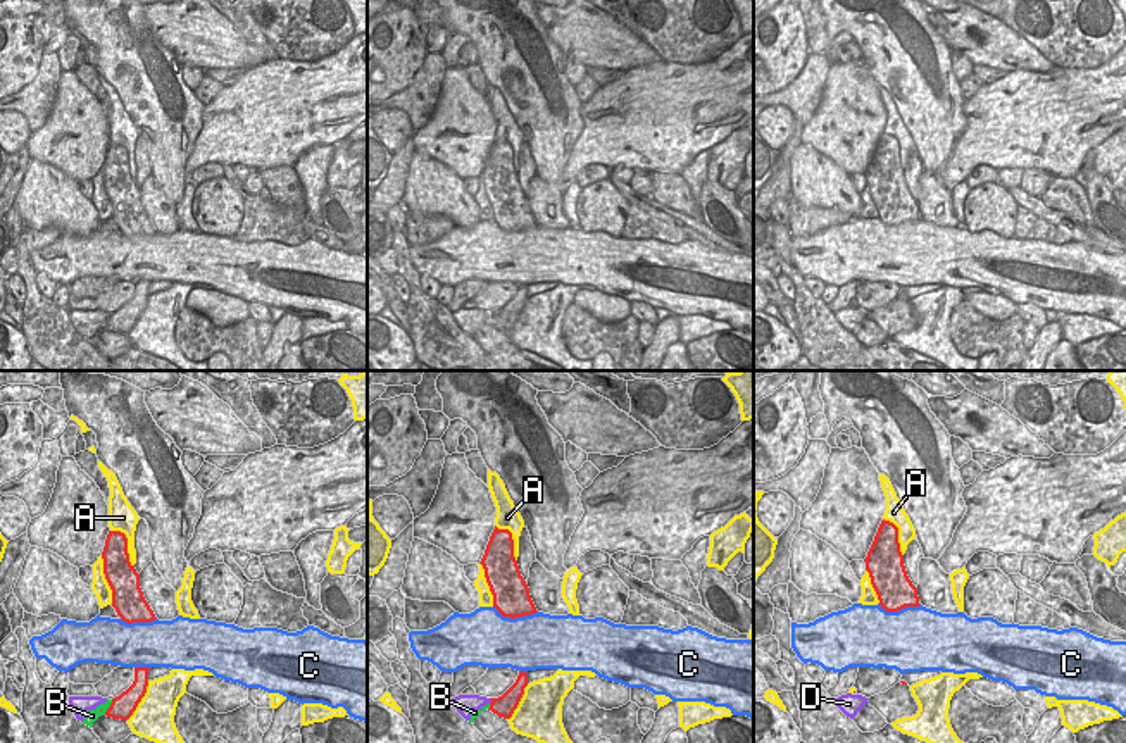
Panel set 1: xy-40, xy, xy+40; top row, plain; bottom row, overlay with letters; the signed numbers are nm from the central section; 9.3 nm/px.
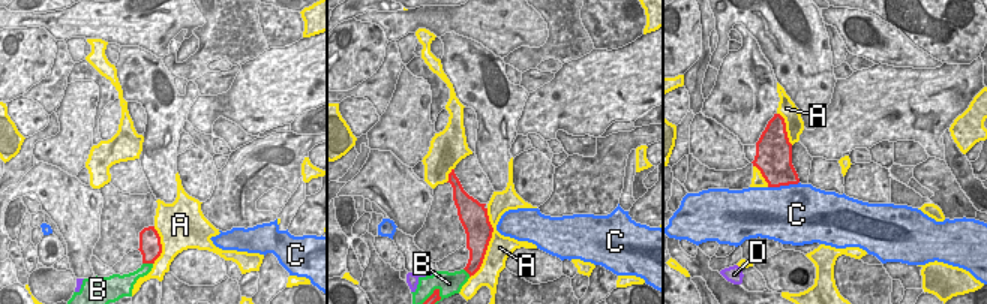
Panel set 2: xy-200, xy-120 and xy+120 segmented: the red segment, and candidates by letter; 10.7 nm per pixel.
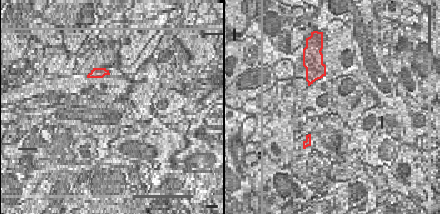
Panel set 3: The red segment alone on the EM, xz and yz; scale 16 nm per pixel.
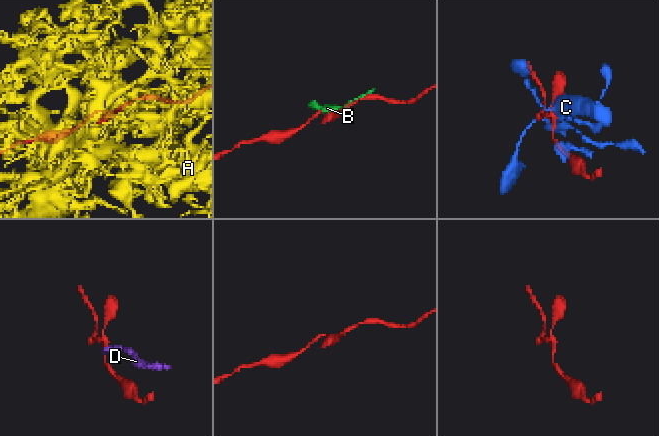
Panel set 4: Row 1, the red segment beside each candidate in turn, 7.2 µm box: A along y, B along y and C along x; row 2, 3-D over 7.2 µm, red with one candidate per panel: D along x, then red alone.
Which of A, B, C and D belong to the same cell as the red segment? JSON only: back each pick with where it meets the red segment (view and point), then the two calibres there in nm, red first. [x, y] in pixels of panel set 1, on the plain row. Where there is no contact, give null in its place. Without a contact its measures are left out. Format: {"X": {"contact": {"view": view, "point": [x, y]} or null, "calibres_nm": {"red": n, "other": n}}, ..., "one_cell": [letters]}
{"one_cell": []}

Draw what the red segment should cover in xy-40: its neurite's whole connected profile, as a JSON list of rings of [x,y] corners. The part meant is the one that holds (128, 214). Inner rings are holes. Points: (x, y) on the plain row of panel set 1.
[[[109,145],[102,165],[103,188],[112,203],[112,221],[128,236],[152,236],[155,228],[140,202],[140,188],[129,176],[128,152],[121,145]]]

